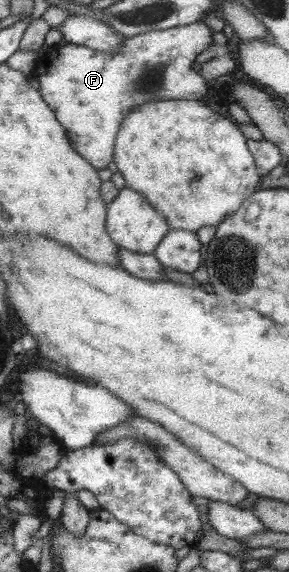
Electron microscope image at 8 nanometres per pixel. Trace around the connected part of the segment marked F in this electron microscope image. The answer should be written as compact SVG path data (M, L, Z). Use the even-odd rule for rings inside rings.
M197 21L191 24L186 24L185 26L171 27L163 30L154 30L149 32L144 32L132 37L124 37L122 40L122 46L116 51L104 51L95 50L92 48L87 48L84 46L79 46L76 44L60 44L56 46L53 51L48 55L43 56L43 74L37 76L39 82L39 92L40 96L43 96L43 100L49 105L50 108L55 108L54 116L59 116L59 124L63 124L63 128L67 128L67 132L71 132L71 144L75 144L75 148L79 148L79 152L83 152L83 156L87 156L87 160L91 160L91 166L98 169L106 168L107 164L111 162L114 158L114 142L117 138L117 130L119 130L119 124L121 124L123 118L126 118L127 114L131 112L135 107L140 104L150 103L151 101L159 100L189 100L189 99L199 99L200 96L203 97L207 93L207 86L205 86L205 79L197 74L197 70L193 72L191 70L191 64L195 60L195 56L199 52L208 52L207 46L211 44L211 30L205 26L201 21Z

